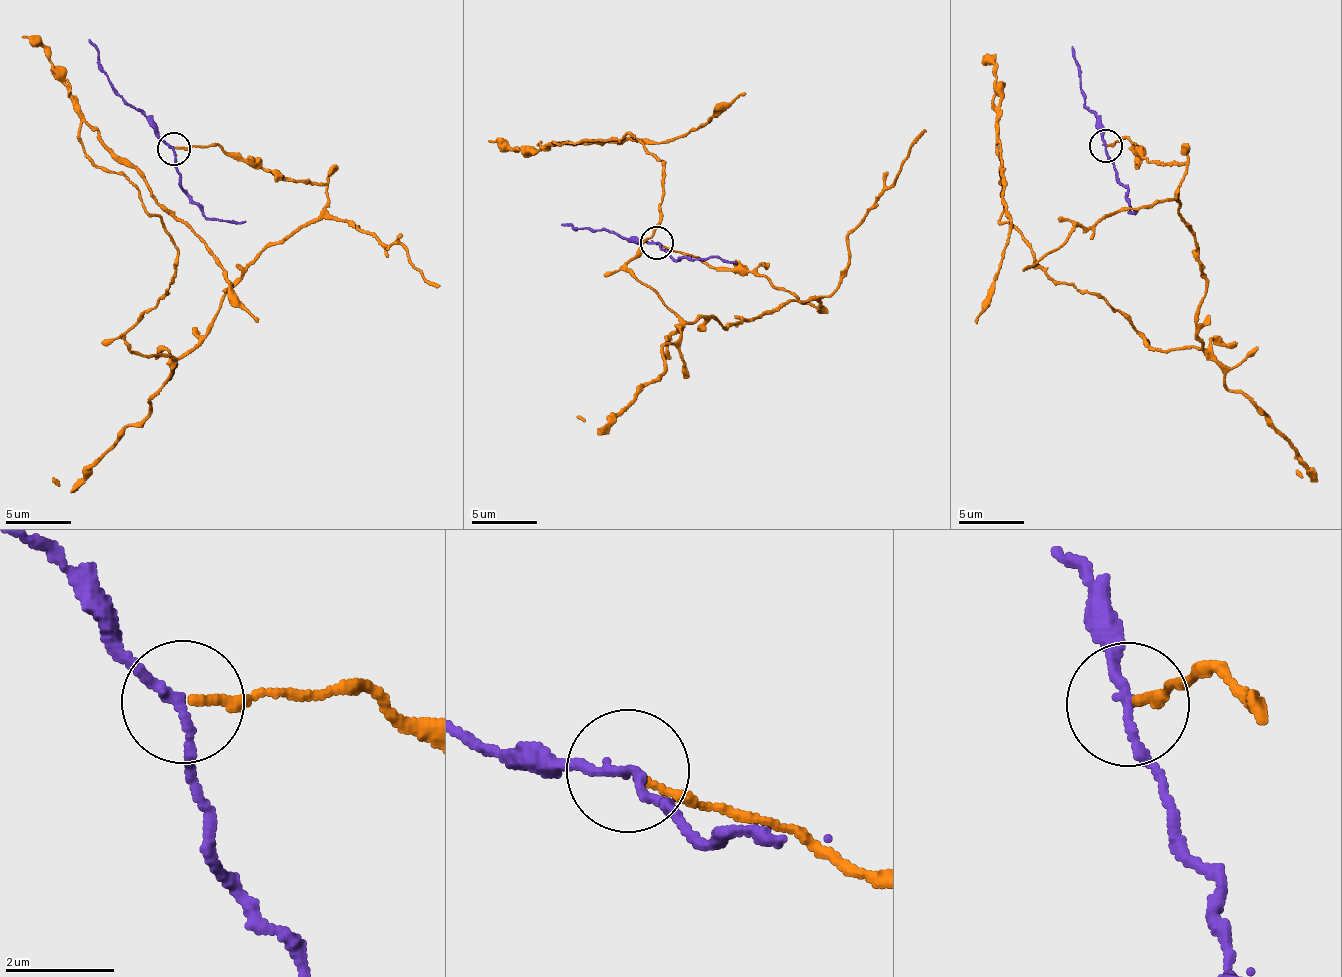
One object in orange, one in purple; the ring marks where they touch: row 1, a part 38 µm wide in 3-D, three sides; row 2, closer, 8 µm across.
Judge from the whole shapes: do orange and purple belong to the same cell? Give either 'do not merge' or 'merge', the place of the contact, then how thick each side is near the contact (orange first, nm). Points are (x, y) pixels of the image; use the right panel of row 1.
do not merge; at (1105, 146); 140 nm thick on the orange side, 150 nm on the other

